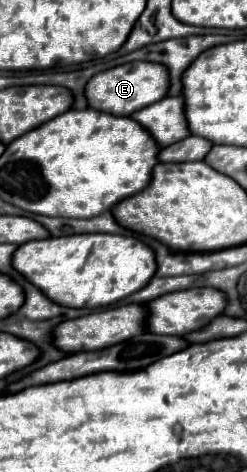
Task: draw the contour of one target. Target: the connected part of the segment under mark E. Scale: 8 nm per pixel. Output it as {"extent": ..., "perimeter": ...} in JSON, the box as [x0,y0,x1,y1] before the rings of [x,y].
{"extent":[85,60,167,116],"perimeter":[[[143,60],[121,64],[93,76],[85,88],[85,94],[89,106],[95,110],[115,116],[131,116],[139,108],[155,104],[155,100],[163,100],[163,96],[167,96],[167,68],[159,68],[159,64],[147,64]]]}

